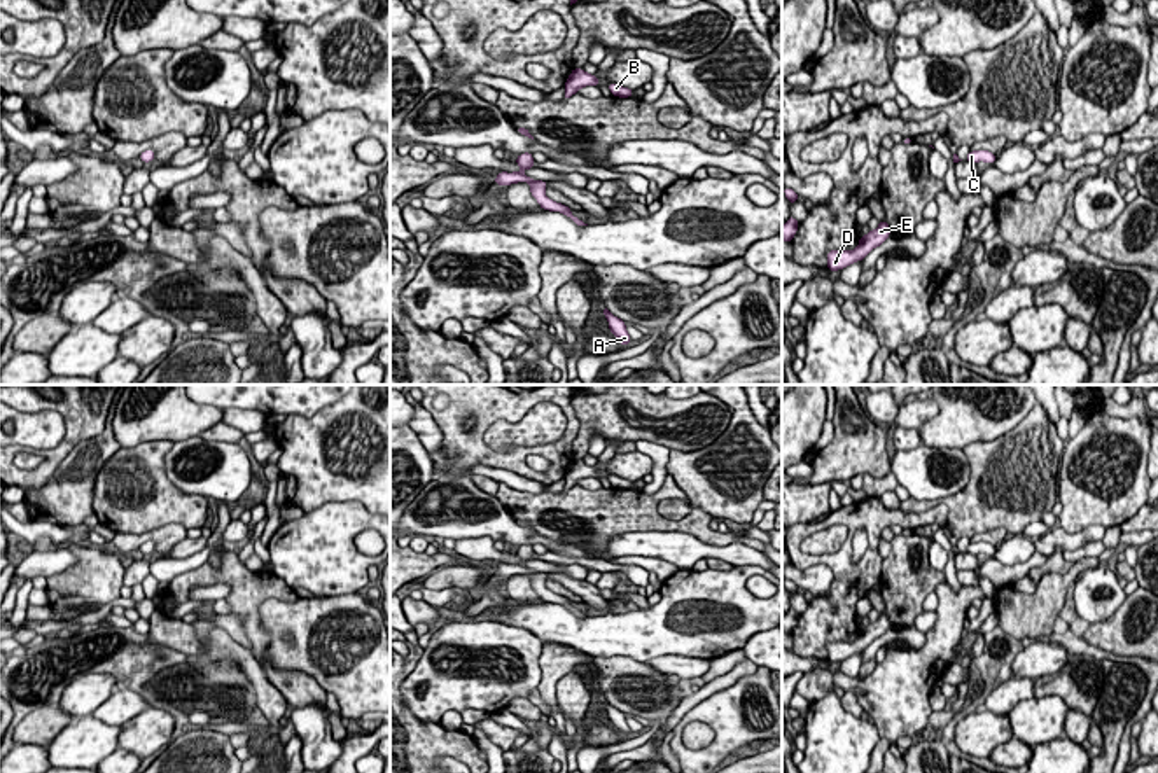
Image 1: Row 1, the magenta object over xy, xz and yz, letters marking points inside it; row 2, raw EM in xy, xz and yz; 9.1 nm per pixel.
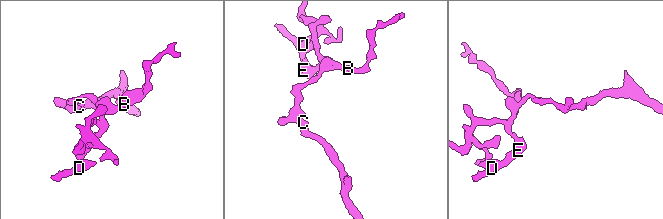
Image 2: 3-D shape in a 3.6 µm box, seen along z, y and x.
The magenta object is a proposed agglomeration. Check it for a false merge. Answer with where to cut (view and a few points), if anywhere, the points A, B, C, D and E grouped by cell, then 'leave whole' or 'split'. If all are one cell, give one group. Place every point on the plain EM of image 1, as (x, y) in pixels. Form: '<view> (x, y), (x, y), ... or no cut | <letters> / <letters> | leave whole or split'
no cut | A B C D E | leave whole

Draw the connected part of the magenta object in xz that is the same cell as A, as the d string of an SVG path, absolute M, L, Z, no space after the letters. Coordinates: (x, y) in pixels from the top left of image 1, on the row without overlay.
M607 700L603 701L603 707L609 714L610 724L617 729L617 733L624 738L631 733L626 717L621 710L614 708Z

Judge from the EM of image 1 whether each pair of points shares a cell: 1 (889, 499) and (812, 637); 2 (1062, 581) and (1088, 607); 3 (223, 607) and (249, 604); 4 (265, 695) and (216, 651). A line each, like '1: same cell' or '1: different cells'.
1: different cells
2: different cells
3: different cells
4: same cell

